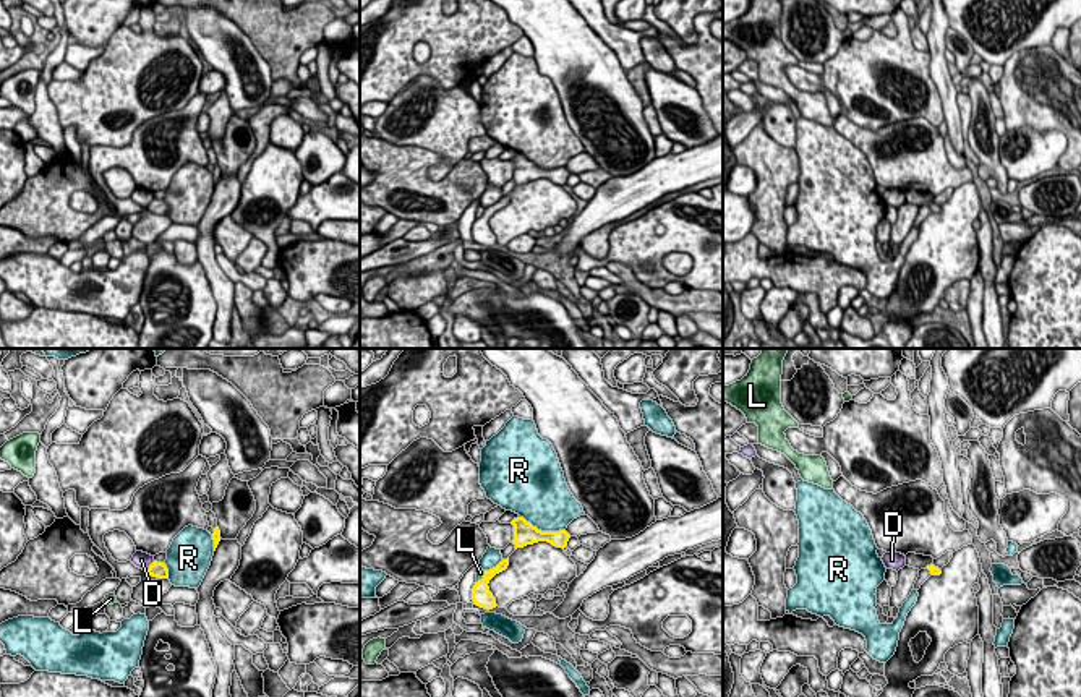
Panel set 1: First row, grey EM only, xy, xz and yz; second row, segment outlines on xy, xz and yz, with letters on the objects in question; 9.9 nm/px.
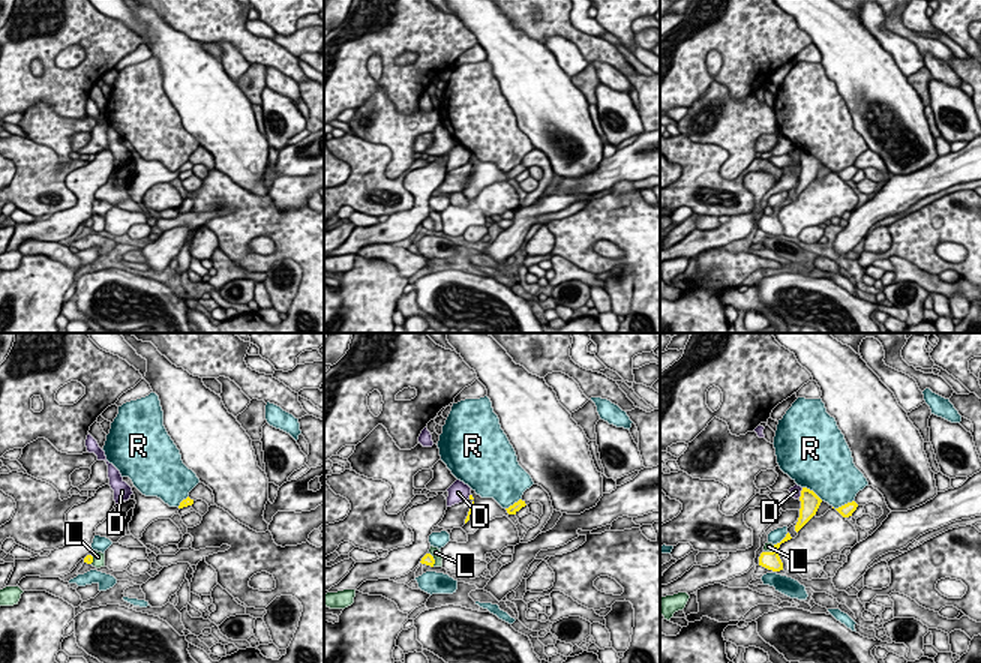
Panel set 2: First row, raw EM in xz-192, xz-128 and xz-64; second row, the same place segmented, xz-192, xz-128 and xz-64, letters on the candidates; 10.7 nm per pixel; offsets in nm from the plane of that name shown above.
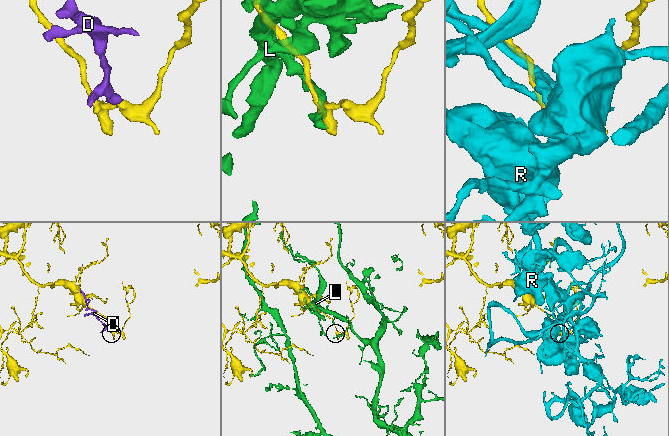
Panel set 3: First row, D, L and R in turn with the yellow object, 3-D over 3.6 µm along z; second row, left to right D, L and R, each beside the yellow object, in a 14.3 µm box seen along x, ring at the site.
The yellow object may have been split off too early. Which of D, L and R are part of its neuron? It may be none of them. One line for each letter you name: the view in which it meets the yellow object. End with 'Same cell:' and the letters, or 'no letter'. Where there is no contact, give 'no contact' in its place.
Same cell: no letter

